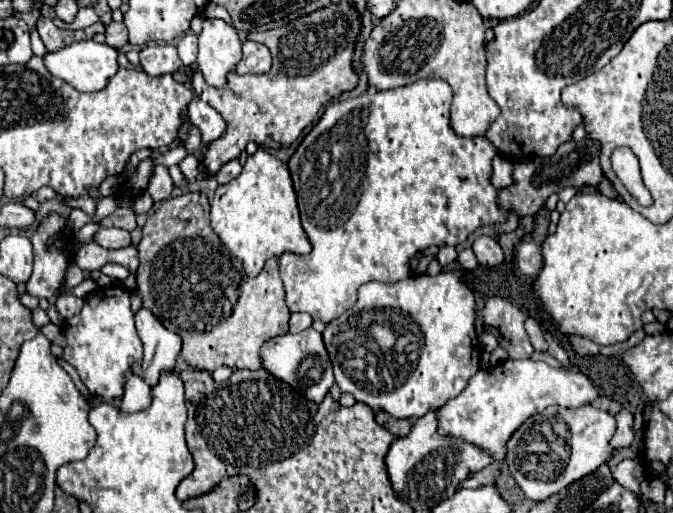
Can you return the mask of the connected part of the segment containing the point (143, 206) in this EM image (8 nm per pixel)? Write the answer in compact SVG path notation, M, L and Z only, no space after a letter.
M143 192L143 194L139 194L139 196L135 198L133 210L135 210L137 214L145 214L145 212L149 212L151 208L153 208L153 198L151 198L147 192Z

